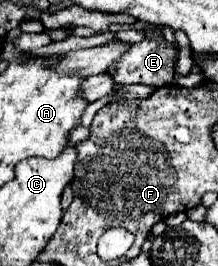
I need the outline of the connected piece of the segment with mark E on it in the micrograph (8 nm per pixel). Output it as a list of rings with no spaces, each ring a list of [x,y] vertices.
[[[142,40],[124,52],[112,68],[112,80],[118,86],[124,84],[150,84],[154,88],[162,88],[172,84],[174,80],[174,62],[176,62],[178,48],[170,42],[156,42],[156,40]]]

